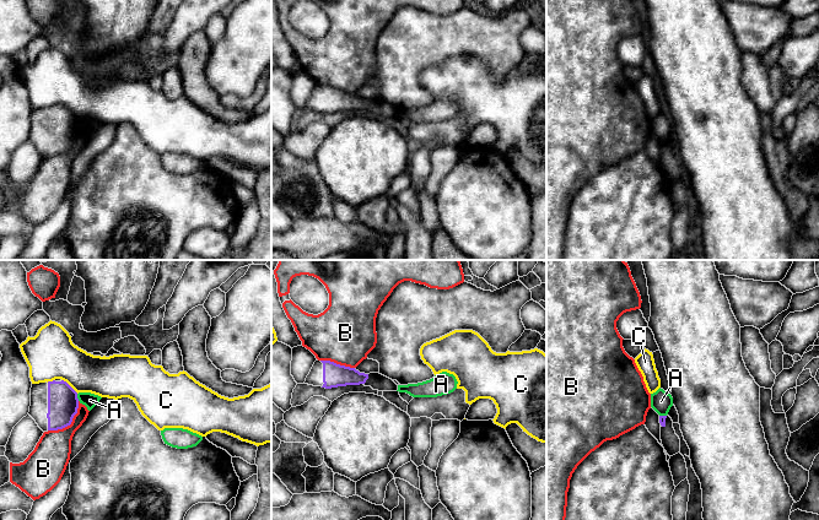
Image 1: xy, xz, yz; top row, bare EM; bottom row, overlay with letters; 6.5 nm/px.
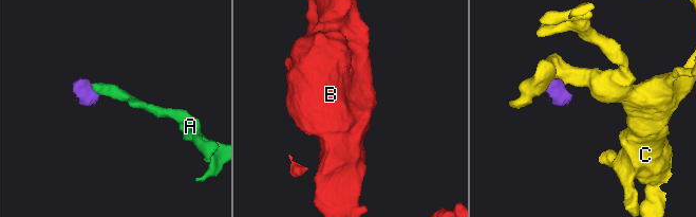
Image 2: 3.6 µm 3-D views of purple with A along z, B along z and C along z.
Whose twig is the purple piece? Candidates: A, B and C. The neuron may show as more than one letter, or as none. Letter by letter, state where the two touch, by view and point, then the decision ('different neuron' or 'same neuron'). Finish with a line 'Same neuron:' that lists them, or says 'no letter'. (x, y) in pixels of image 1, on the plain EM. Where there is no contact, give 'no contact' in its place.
A: meets purple in xy at (76, 123); different neuron
B: meets purple in xy at (70, 149); different neuron
C: meets purple in xy at (69, 110); different neuron
Same neuron: no letter

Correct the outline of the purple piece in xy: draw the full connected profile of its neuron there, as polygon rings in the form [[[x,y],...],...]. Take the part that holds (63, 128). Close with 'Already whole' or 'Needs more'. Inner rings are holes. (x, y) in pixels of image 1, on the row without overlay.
[[[64,105],[32,109],[28,140],[43,157],[63,155],[77,139],[77,118]]]. Needs more

